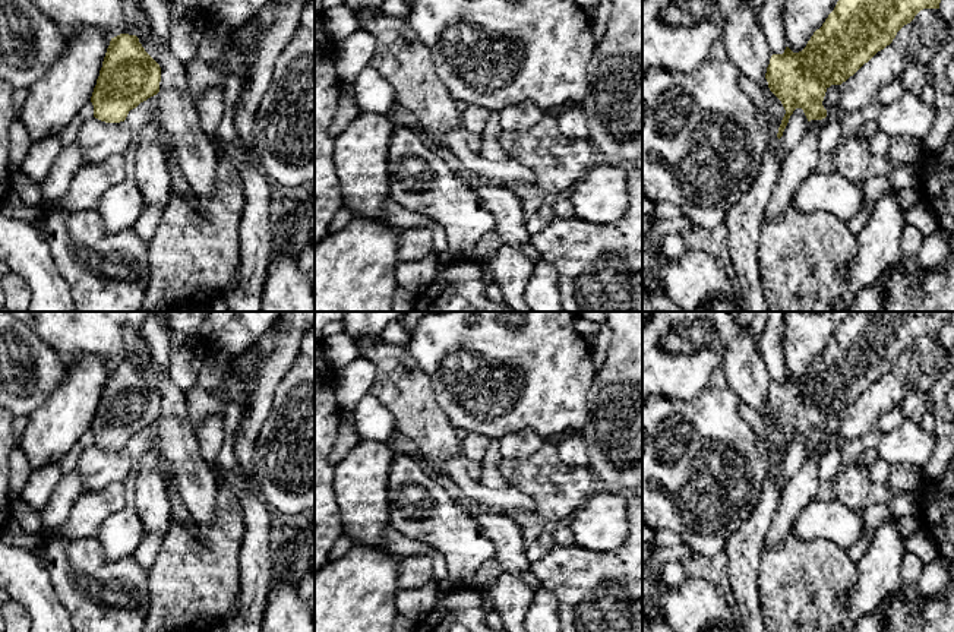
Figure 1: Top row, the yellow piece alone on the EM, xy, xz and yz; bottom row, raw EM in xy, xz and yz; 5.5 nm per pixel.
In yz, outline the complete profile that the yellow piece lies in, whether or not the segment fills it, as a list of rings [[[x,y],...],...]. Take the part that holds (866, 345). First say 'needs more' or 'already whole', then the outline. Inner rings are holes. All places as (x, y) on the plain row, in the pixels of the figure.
needs more | [[[855,312],[840,325],[802,379],[793,380],[786,375],[783,382],[771,383],[765,407],[770,418],[781,429],[786,442],[778,455],[767,452],[770,467],[759,500],[749,519],[729,537],[724,549],[727,579],[742,619],[742,632],[767,632],[758,588],[759,557],[781,502],[784,487],[778,484],[777,474],[790,443],[796,436],[802,436],[808,449],[825,446],[827,437],[822,429],[827,417],[846,410],[878,379],[890,373],[897,360],[920,338],[939,336],[945,323],[954,325],[954,312]]]

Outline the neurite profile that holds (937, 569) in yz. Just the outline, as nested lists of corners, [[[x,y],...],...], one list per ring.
[[[942,560],[926,565],[922,571],[919,590],[925,597],[935,597],[945,591],[950,584],[950,571]]]

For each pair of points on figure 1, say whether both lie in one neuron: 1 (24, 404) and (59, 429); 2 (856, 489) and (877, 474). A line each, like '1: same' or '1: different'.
1: different
2: different

